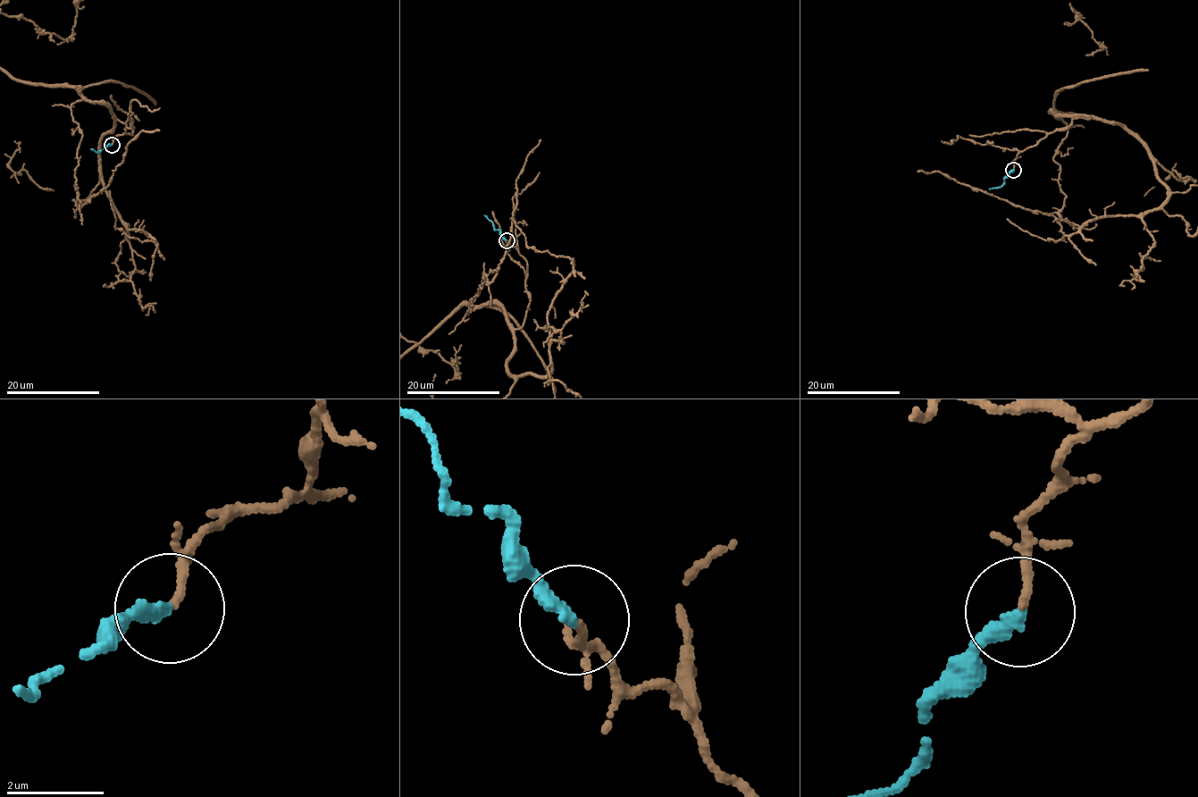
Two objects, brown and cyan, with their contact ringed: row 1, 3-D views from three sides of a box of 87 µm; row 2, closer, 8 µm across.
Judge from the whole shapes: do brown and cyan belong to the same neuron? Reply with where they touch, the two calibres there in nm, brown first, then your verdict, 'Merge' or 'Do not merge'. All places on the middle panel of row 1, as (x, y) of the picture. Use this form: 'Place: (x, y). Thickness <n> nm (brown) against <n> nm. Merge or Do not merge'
Place: (506, 240). Thickness 160 nm (brown) against 280 nm. Merge

